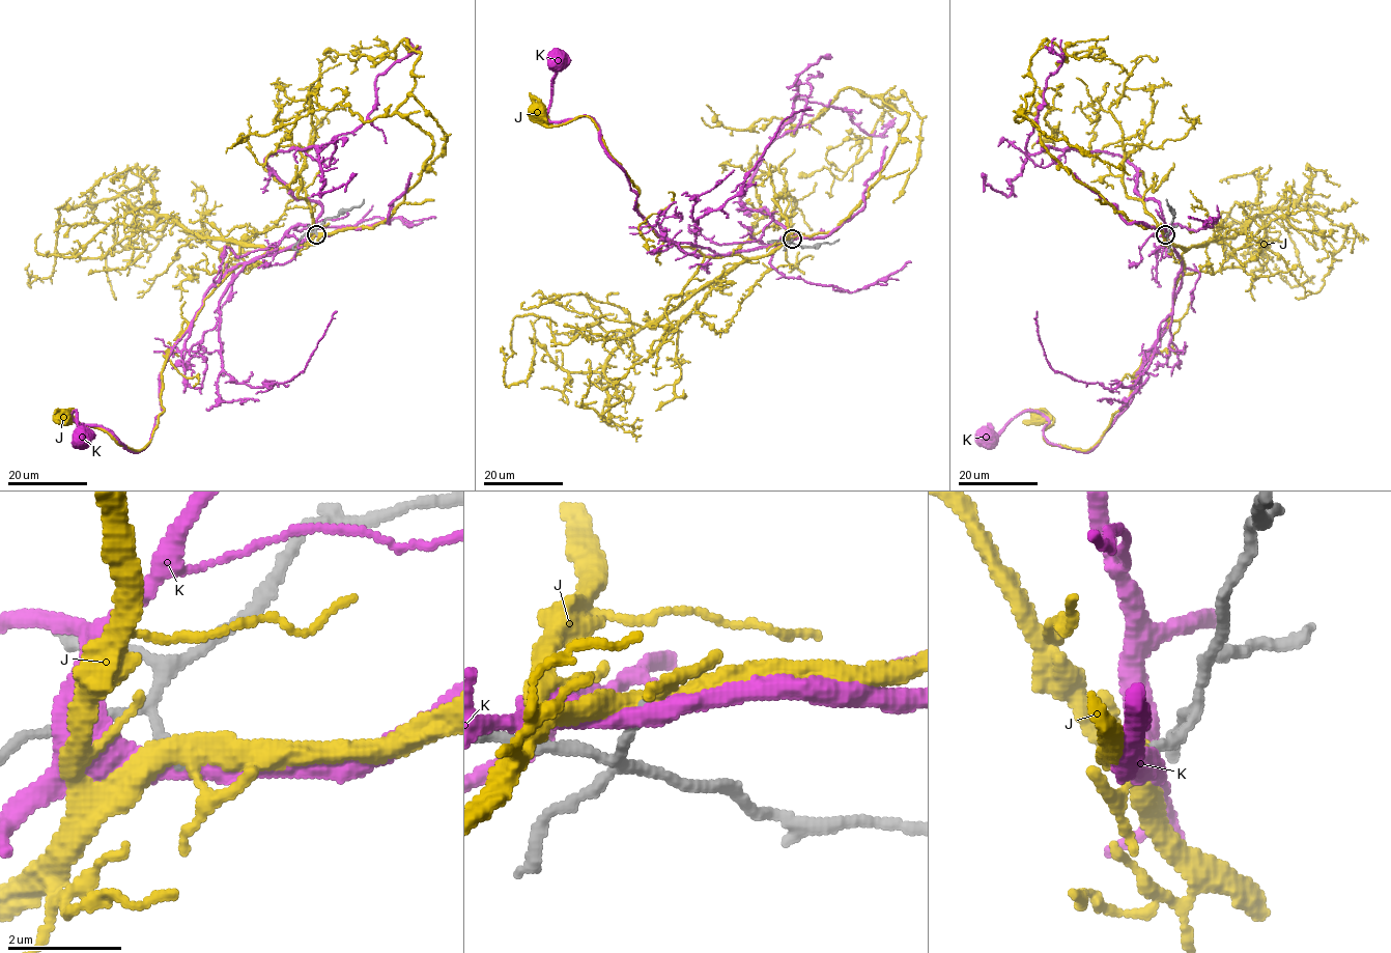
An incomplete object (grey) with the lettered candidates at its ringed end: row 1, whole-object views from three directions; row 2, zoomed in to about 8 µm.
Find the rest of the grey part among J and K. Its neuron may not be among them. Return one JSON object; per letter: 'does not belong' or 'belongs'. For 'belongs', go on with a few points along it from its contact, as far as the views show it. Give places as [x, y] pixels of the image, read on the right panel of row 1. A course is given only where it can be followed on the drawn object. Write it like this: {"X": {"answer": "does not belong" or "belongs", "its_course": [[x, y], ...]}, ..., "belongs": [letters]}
{"J": {"answer": "does not belong"}, "K": {"answer": "does not belong"}, "belongs": []}

